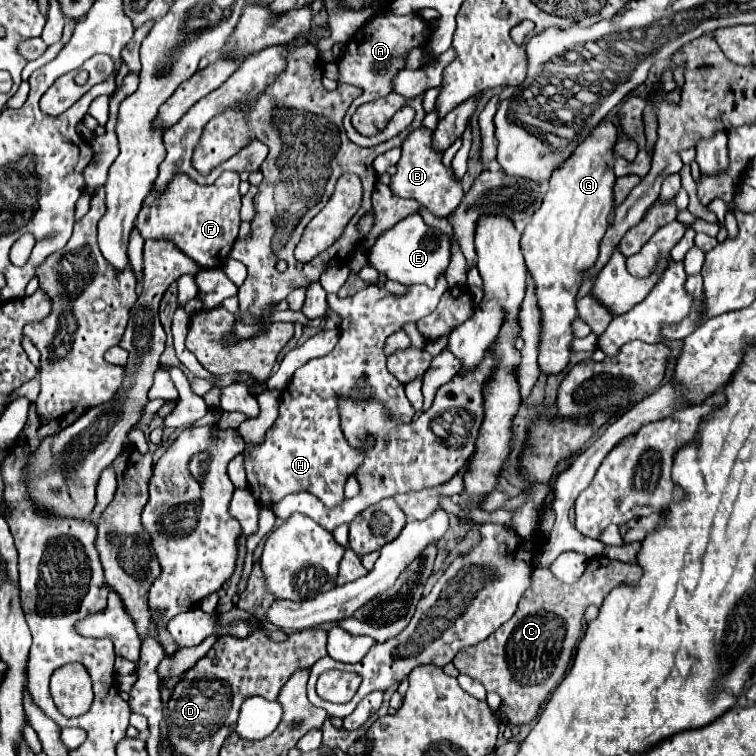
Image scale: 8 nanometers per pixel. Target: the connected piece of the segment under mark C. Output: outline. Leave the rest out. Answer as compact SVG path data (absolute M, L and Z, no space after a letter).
M605 556L591 558L585 574L575 584L563 584L551 570L537 568L533 572L533 586L523 594L513 618L485 642L461 650L453 658L453 664L461 674L481 680L487 692L497 692L501 696L503 706L509 706L509 714L505 714L507 724L529 724L567 672L573 648L583 634L583 614L587 606L601 606L609 590L621 582L633 584L639 576L639 566L609 560Z

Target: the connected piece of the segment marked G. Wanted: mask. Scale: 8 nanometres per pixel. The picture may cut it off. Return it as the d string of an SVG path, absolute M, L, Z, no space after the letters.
M603 120L597 124L591 134L575 148L575 152L553 170L549 190L545 192L541 208L531 216L527 222L523 234L521 234L521 252L525 256L525 264L529 274L535 280L537 286L537 302L541 308L541 346L539 346L539 366L541 372L545 374L559 374L571 354L571 340L573 340L573 330L571 322L577 318L577 308L575 308L575 296L583 280L583 270L593 266L597 254L599 254L599 242L607 230L609 224L609 214L613 212L613 186L615 186L615 172L613 172L613 146L617 142L619 130L617 124Z

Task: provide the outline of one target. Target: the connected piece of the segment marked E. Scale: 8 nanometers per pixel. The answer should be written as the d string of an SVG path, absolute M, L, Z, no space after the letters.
M411 214L381 234L367 258L377 272L387 274L391 280L401 284L425 284L433 288L437 278L447 272L451 262L451 236L429 228L419 214Z

